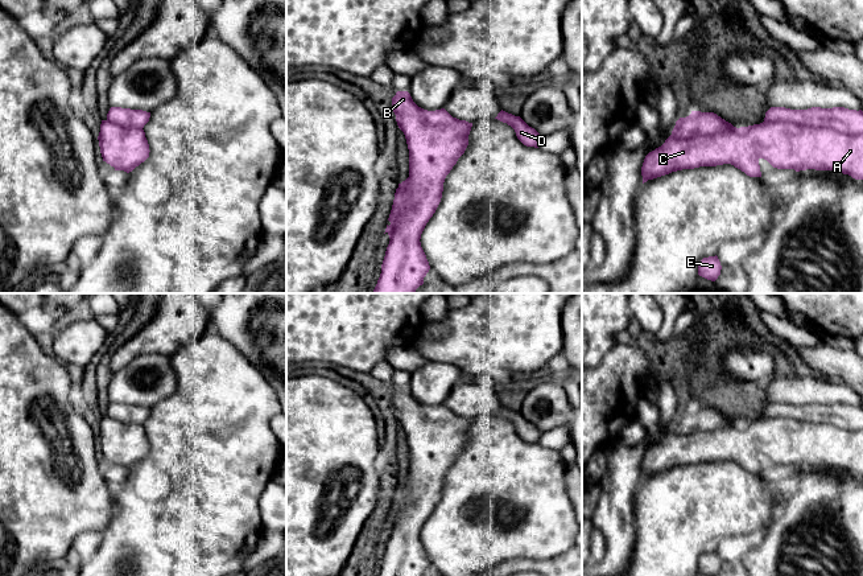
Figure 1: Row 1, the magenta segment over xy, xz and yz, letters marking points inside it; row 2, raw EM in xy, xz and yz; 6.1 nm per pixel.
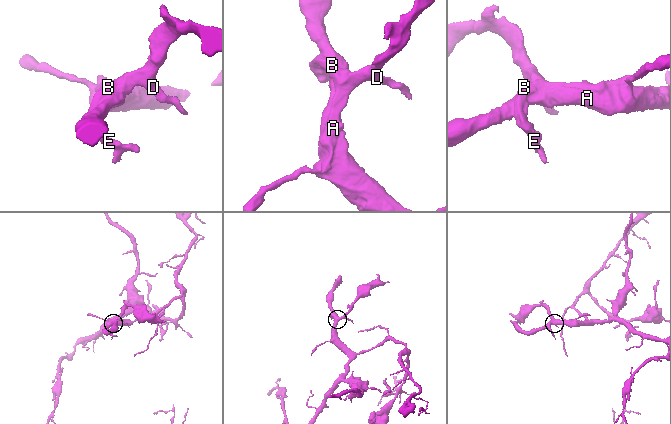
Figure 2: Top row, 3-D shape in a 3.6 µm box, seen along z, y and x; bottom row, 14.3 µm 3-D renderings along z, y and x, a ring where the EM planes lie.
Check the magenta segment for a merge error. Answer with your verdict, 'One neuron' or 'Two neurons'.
Two neurons

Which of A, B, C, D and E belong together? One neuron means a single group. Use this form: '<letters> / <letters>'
A C / B D E

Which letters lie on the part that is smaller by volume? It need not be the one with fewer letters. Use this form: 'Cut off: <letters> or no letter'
Cut off: B, D, E

